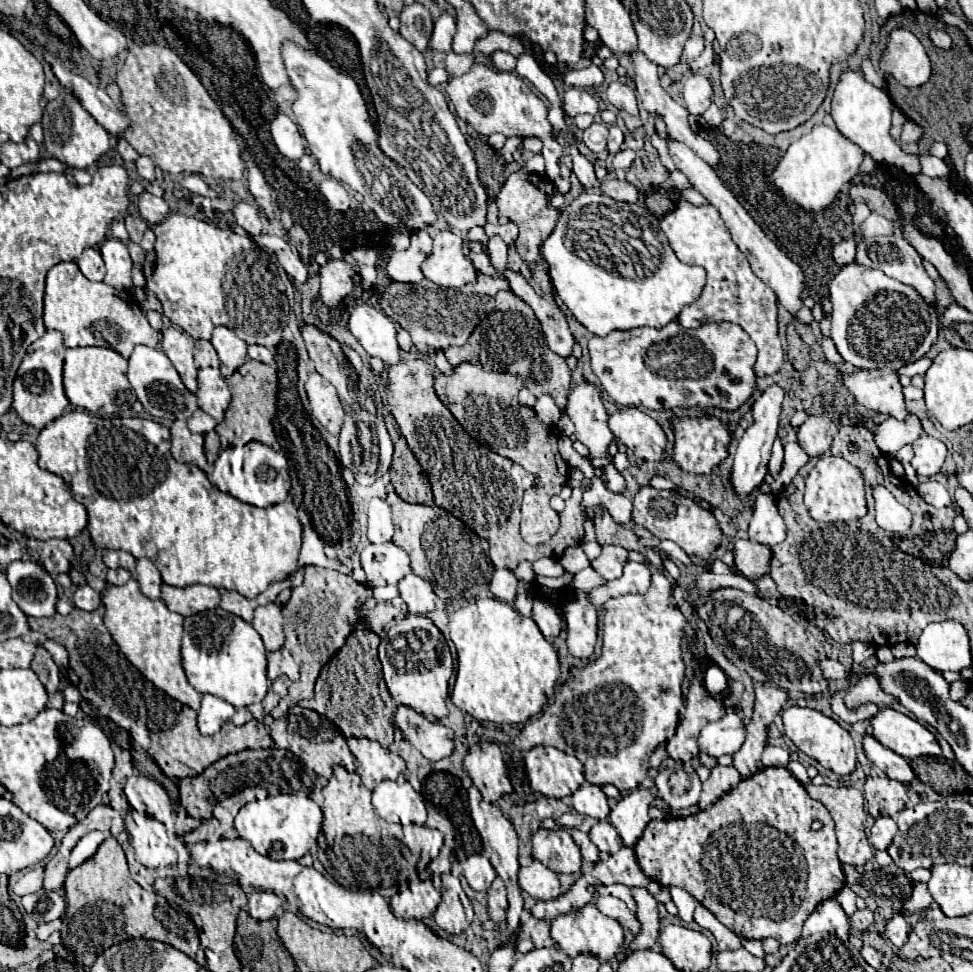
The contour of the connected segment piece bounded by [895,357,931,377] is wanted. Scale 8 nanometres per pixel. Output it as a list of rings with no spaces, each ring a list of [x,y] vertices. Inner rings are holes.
[[[923,357],[923,359],[915,361],[915,363],[909,363],[907,367],[901,367],[901,369],[899,369],[899,371],[895,371],[895,373],[897,373],[897,375],[907,375],[907,377],[923,375],[923,373],[929,369],[929,365],[931,365],[931,359]]]

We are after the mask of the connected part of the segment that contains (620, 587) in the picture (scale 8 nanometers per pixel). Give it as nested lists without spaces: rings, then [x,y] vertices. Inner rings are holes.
[[[627,561],[623,567],[623,575],[615,581],[607,581],[605,585],[599,585],[595,589],[589,591],[589,601],[595,607],[601,607],[609,597],[619,597],[619,595],[627,595],[627,593],[643,593],[647,591],[651,581],[651,573],[649,567],[643,563],[633,563]]]

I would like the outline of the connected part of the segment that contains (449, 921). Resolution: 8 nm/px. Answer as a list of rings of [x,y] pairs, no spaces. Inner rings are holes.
[[[443,875],[441,879],[443,879],[443,889],[441,889],[443,899],[433,915],[437,925],[451,935],[468,932],[475,913],[460,880],[453,875]]]

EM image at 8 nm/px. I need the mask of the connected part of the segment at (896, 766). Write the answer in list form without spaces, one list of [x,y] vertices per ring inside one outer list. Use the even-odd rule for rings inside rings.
[[[865,735],[863,737],[863,747],[865,747],[865,753],[867,757],[889,777],[889,779],[895,779],[895,781],[901,781],[901,783],[907,783],[911,785],[917,775],[915,771],[911,769],[909,761],[903,759],[901,755],[893,753],[891,749],[883,747],[879,741],[873,739],[873,735]]]

